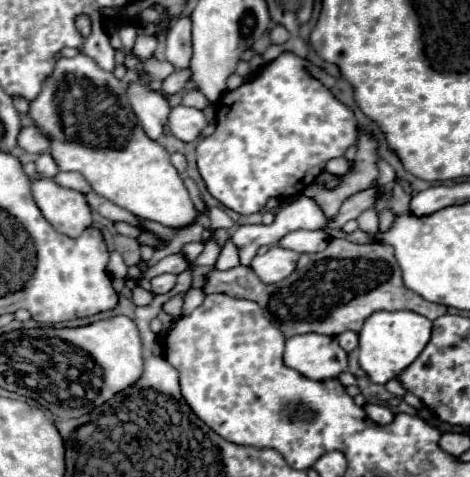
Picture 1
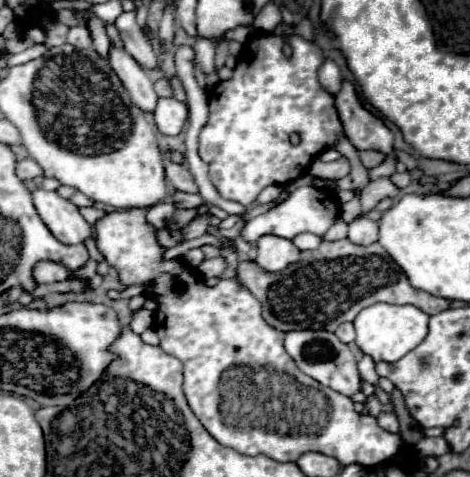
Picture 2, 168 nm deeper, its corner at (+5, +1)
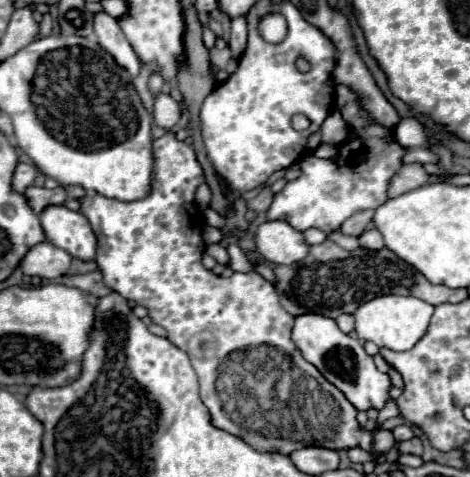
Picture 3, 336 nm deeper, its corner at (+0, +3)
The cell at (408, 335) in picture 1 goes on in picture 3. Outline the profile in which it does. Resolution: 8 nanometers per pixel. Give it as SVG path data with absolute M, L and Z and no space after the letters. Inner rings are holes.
M383 295L363 303L355 311L355 333L363 341L373 341L377 347L387 347L391 351L409 351L429 327L433 307L417 297L397 297Z

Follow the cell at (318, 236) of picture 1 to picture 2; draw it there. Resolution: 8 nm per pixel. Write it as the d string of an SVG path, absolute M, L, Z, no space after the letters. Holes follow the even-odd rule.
M300 233L300 235L296 235L296 237L292 239L292 243L294 243L300 251L304 251L304 249L316 249L316 247L322 243L322 237L312 235L312 233Z

